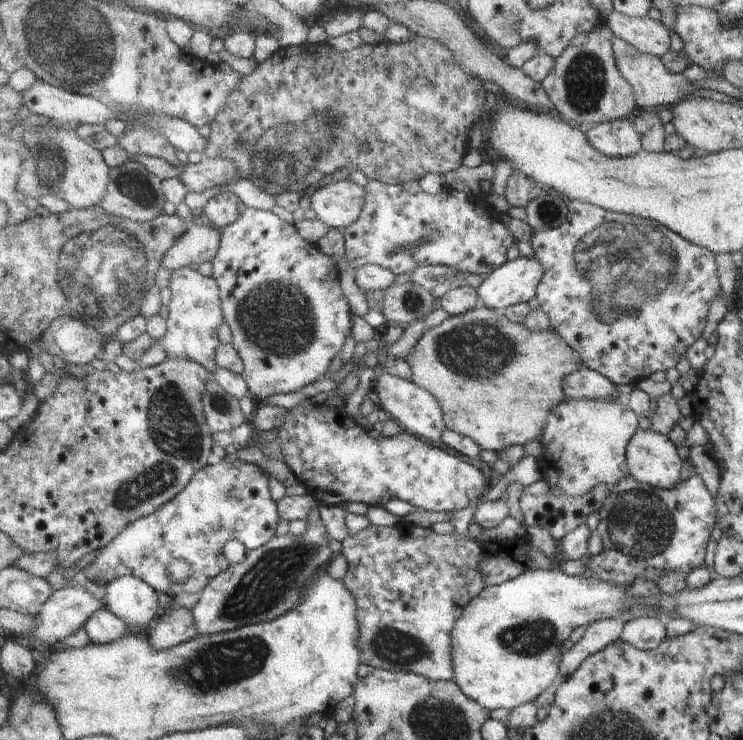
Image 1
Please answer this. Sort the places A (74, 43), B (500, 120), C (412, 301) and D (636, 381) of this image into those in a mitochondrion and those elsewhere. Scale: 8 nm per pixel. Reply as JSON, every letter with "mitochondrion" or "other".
{"A":"mitochondrion","B":"other","C":"mitochondrion","D":"other"}

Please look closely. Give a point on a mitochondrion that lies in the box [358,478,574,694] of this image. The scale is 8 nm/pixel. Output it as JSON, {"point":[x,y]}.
{"point":[395,647]}

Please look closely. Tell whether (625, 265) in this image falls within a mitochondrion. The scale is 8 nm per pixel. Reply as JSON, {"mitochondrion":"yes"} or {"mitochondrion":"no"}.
{"mitochondrion":"yes"}

